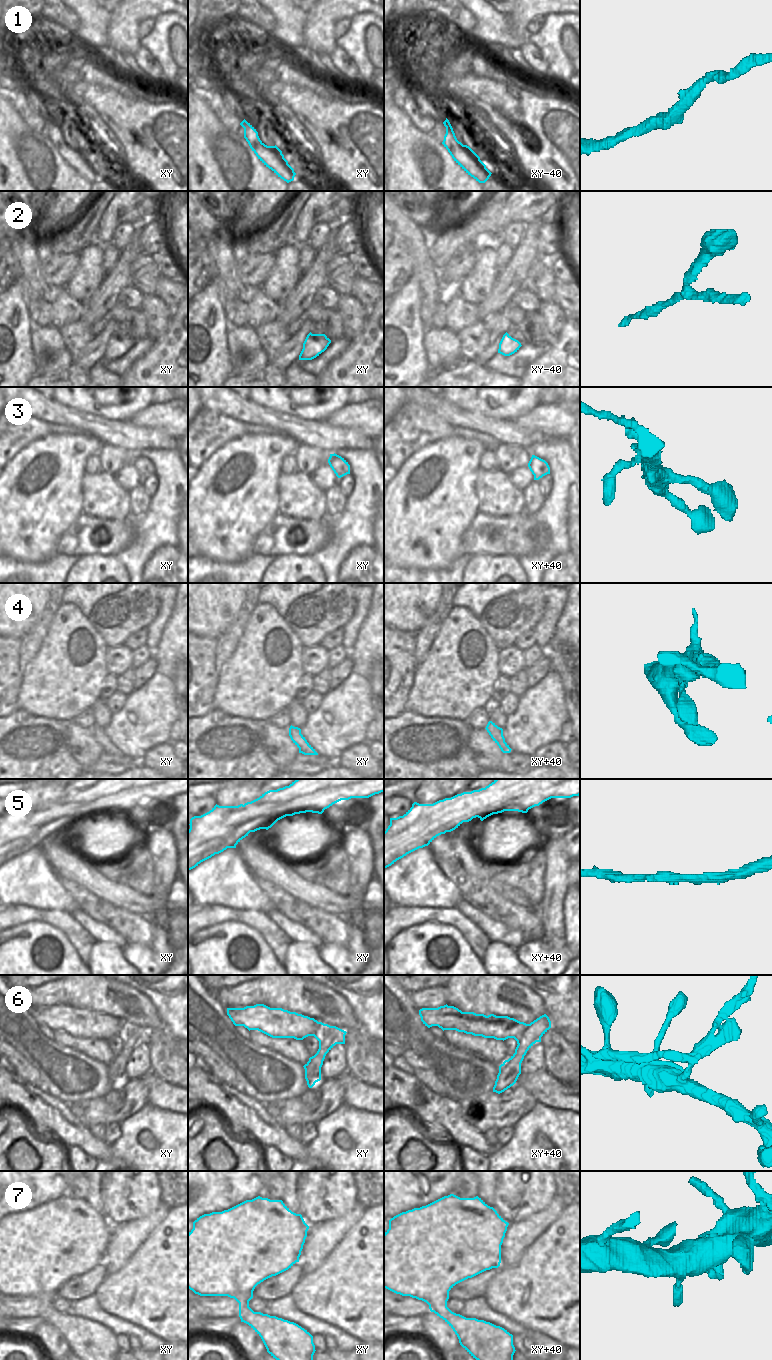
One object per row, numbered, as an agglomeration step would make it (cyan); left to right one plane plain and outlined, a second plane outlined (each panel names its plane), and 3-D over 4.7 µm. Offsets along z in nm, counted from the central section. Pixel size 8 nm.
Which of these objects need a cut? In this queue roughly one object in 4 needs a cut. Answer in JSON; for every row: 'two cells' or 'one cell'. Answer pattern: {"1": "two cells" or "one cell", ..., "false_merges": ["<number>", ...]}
{"1": "one cell", "2": "one cell", "3": "one cell", "4": "one cell", "5": "one cell", "6": "two cells", "7": "one cell", "false_merges": ["6"]}

